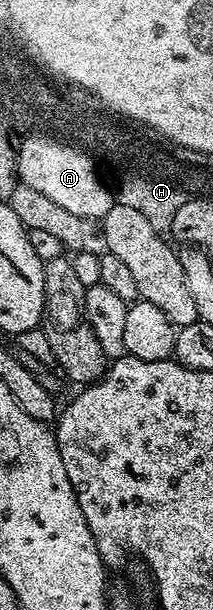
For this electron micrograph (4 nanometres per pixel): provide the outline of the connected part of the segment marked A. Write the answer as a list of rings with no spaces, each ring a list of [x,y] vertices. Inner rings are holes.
[[[26,141],[21,145],[20,166],[25,175],[22,184],[33,187],[33,191],[41,191],[41,195],[53,199],[53,203],[65,207],[65,211],[73,211],[73,215],[84,219],[102,219],[111,209],[113,197],[99,182],[97,165],[87,165],[83,157],[75,157],[74,151],[59,149],[58,143]]]

